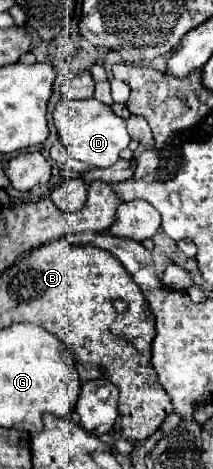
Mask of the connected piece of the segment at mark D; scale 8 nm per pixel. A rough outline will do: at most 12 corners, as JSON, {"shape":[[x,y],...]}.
{"shape":[[97,99],[59,101],[59,139],[73,159],[111,167],[131,137]]}

